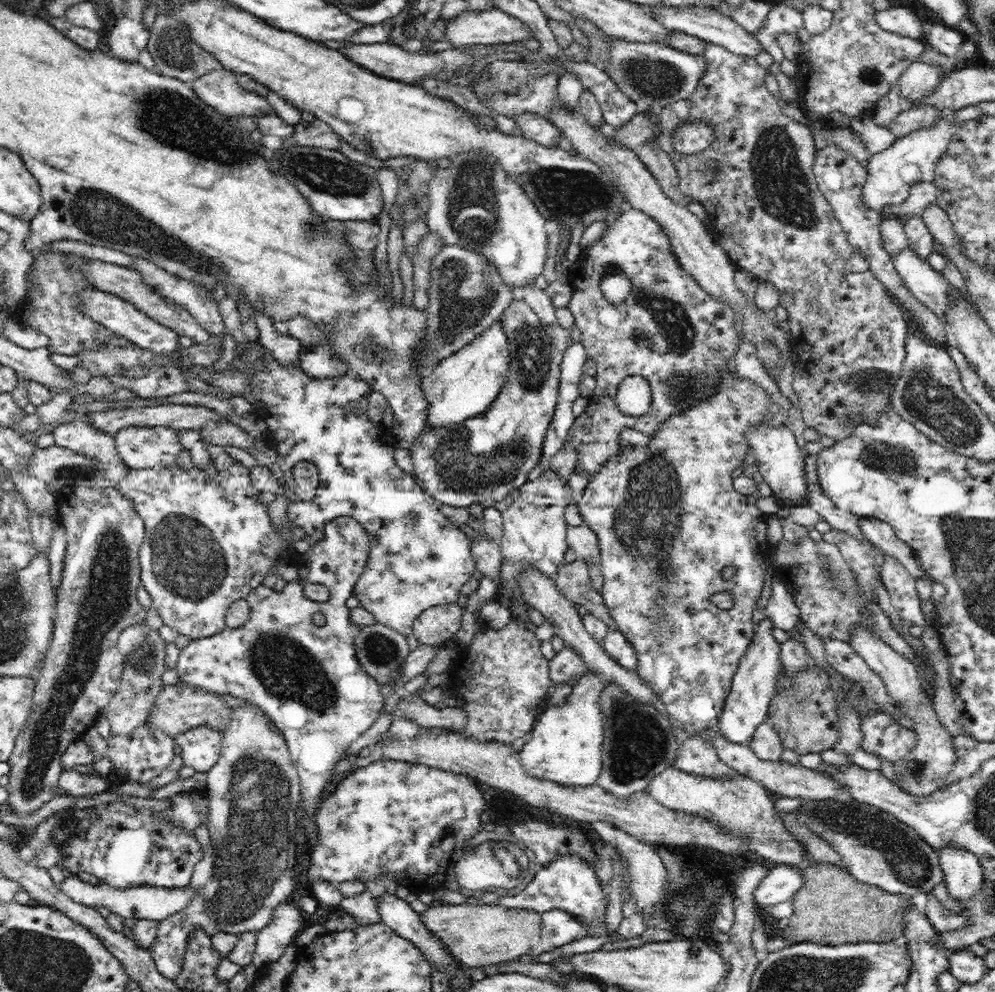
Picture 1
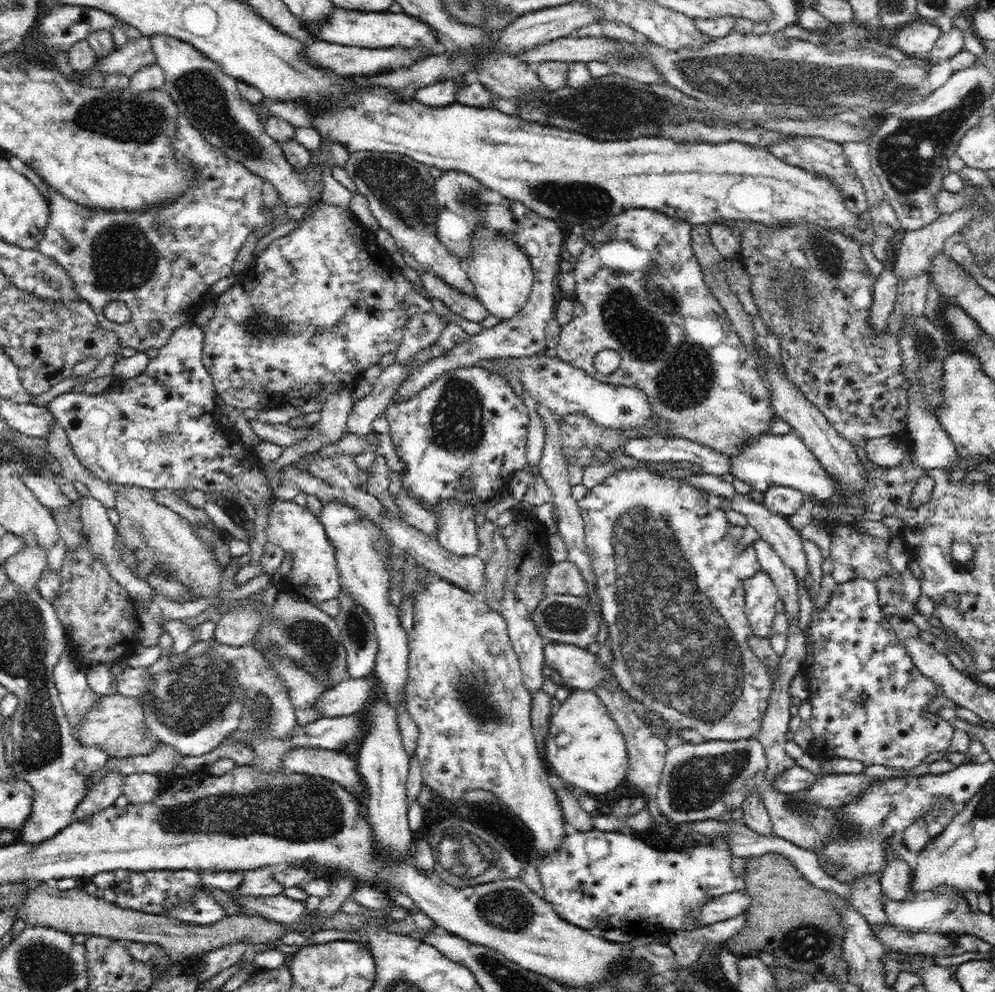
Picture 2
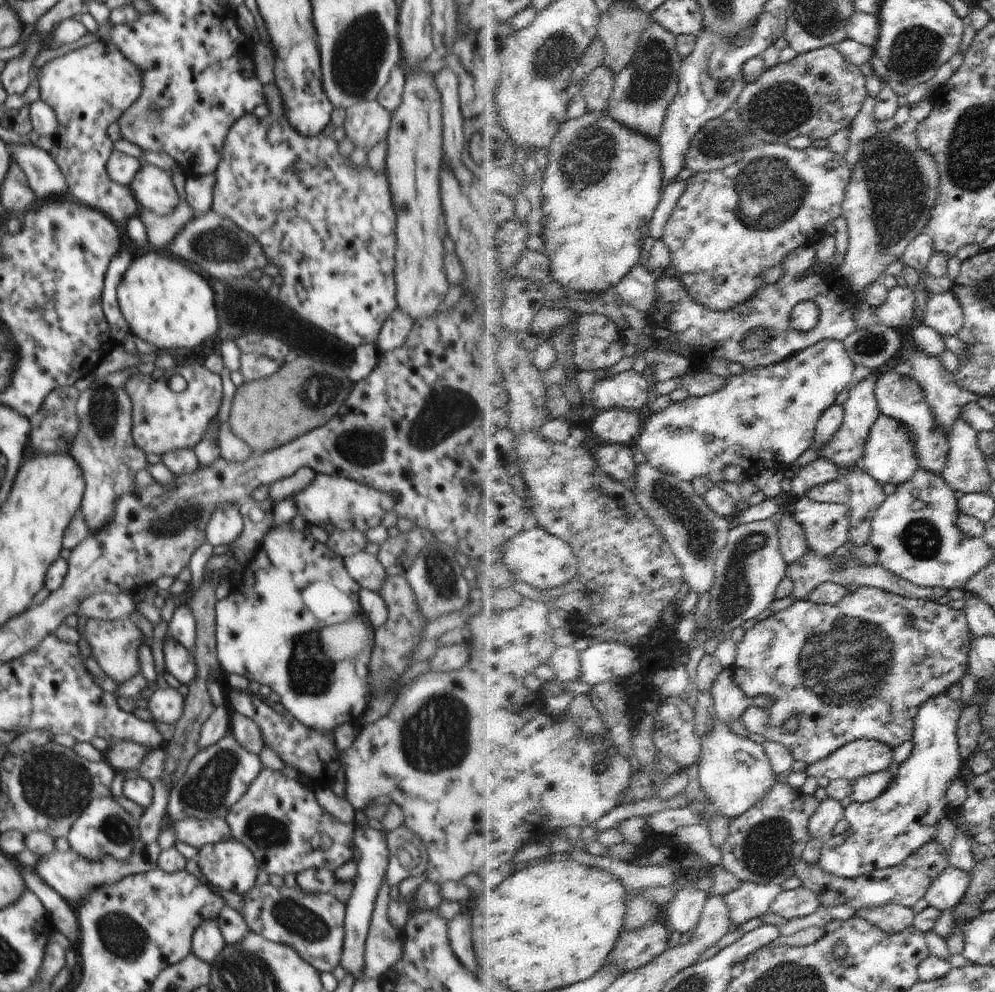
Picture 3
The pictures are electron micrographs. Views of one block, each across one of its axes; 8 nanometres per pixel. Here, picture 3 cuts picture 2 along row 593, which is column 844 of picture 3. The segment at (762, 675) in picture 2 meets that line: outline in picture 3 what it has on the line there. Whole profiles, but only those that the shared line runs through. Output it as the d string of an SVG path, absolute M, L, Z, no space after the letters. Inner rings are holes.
M860 587L857 592L850 592L838 605L820 605L806 599L796 601L791 607L773 614L768 619L759 622L753 629L748 630L744 640L740 643L741 648L734 668L736 683L748 697L756 699L767 695L774 702L774 707L770 709L753 706L746 712L742 720L752 733L759 733L769 741L780 741L794 754L796 761L807 763L809 767L822 760L827 760L849 743L861 739L878 739L891 748L900 748L904 742L913 741L915 738L917 715L925 703L934 696L946 694L949 686L956 682L960 684L964 674L968 673L970 648L972 648L973 640L974 636L969 628L968 616L962 609L955 610L948 605L940 606L938 602L928 600L928 598L910 599L879 587ZM926 606L928 608L934 606L934 610L932 610L934 614L926 614ZM794 716L801 717L798 730L786 732L782 727Z

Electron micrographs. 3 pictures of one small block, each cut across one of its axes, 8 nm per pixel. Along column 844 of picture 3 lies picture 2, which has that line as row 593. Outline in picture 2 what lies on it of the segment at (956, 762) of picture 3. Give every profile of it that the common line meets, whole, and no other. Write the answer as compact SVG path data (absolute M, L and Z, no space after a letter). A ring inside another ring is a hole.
M856 578L856 580L850 580L846 583L838 583L834 592L831 595L831 599L828 604L825 605L821 612L816 611L816 607L812 608L812 628L808 632L808 658L811 659L811 664L814 666L814 672L805 673L810 685L809 701L812 706L811 718L808 720L809 726L813 730L814 746L811 746L811 750L814 750L816 754L824 754L824 756L830 756L830 758L840 757L848 758L850 760L860 760L865 766L872 766L872 764L882 764L887 767L895 767L896 769L910 770L915 766L921 764L921 761L926 758L930 753L940 752L945 750L952 744L952 734L954 734L954 727L948 723L948 721L941 720L940 716L931 710L928 710L928 704L934 700L939 693L939 685L936 681L929 676L926 676L917 666L913 658L908 654L907 648L899 642L899 638L892 628L892 625L888 623L888 620L881 612L879 595L872 582L869 582L865 578ZM857 698L863 702L862 707L852 706L853 701Z

